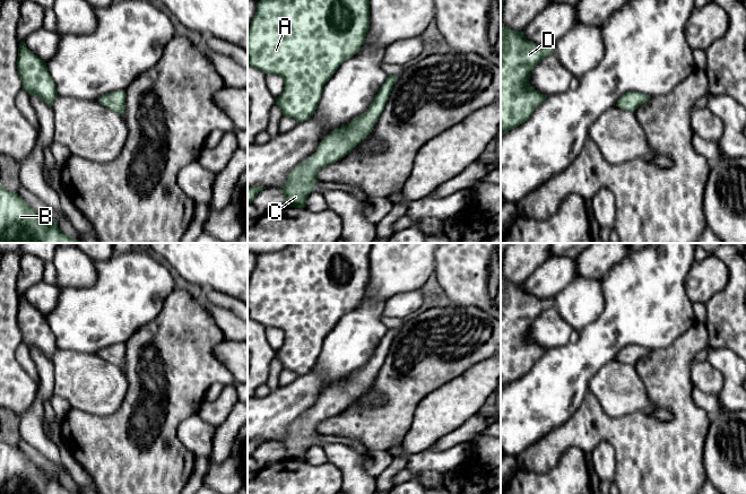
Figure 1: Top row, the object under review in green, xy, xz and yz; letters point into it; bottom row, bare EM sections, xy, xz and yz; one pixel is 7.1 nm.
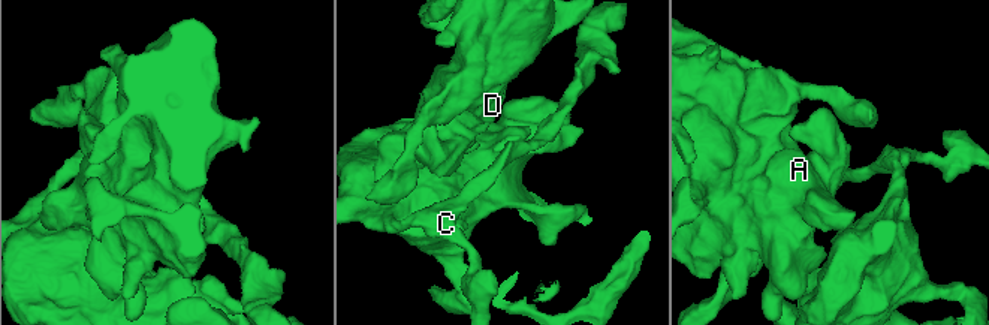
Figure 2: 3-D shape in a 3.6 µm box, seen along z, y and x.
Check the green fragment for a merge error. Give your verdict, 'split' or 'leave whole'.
leave whole

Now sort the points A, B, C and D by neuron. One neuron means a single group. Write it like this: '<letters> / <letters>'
A B C D

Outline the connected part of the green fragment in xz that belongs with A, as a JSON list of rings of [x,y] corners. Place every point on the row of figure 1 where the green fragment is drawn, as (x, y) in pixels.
[[[260,0],[248,35],[248,63],[284,79],[284,90],[276,104],[284,116],[303,122],[310,119],[321,99],[327,81],[338,67],[357,53],[370,28],[370,0]]]

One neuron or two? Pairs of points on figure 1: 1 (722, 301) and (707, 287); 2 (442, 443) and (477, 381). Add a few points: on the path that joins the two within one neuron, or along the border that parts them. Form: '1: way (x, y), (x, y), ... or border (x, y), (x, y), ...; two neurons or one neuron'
1: border (727, 270), (727, 284), (704, 303); two neurons
2: border (469, 417), (437, 441); two neurons

